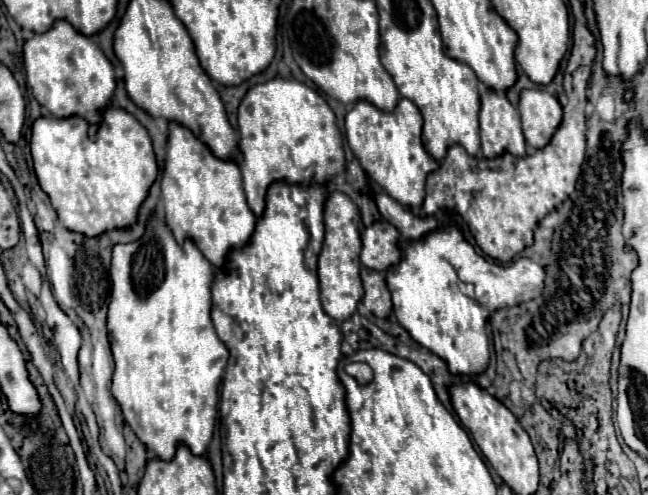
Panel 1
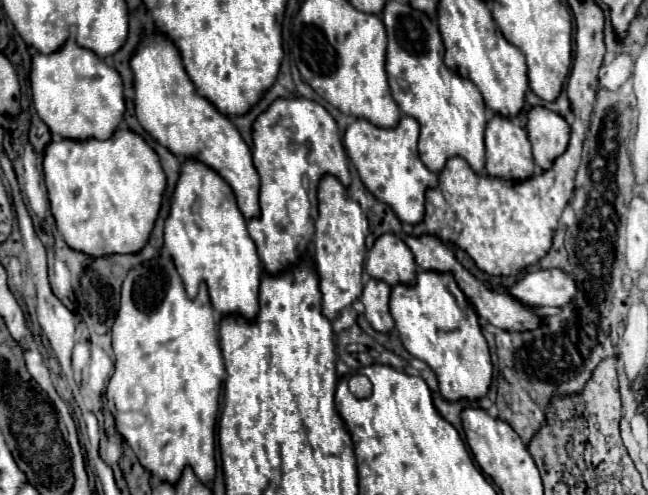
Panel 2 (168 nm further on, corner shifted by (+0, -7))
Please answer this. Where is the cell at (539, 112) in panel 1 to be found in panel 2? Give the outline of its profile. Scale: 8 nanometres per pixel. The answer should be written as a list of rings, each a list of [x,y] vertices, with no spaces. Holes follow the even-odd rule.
[[[532,107],[526,115],[526,131],[532,143],[534,161],[546,171],[568,147],[570,127],[558,113],[546,107]]]

